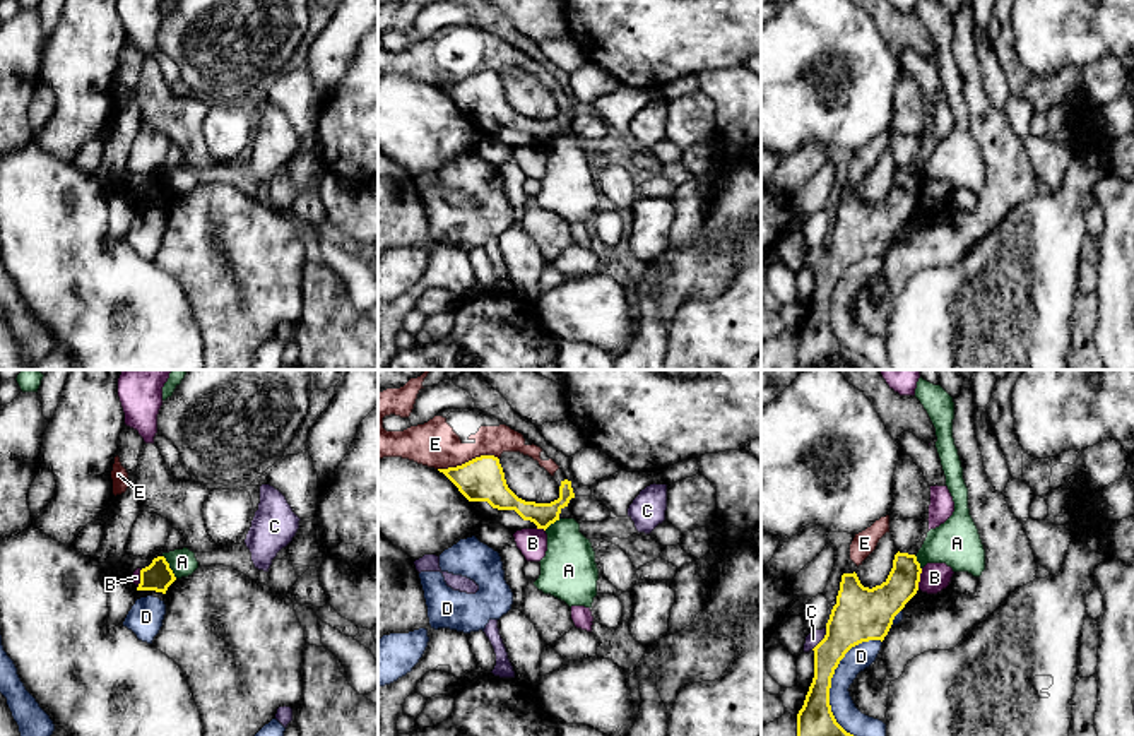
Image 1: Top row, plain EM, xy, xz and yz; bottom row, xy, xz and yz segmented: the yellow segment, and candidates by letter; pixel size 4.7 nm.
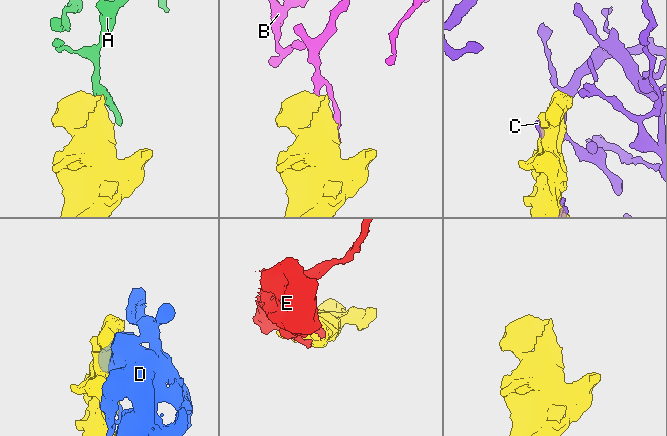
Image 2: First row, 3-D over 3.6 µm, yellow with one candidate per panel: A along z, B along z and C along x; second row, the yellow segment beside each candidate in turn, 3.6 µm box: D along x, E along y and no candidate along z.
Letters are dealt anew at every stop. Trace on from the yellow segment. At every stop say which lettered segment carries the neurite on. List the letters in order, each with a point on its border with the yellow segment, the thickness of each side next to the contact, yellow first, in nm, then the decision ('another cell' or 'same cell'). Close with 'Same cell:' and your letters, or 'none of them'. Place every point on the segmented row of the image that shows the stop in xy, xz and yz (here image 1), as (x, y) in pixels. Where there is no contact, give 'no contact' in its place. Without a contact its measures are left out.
A: contact xy (168, 567); calibres 140 and 120 nm; another cell
B: contact yz (919, 579); calibres 190 and 140 nm; another cell
C: contact yz (823, 639); calibres 260 and 70 nm; another cell
D: contact yz (830, 680); calibres 180 and 120 nm; another cell
E: contact xz (469, 461); calibres 200 and 220 nm; same cell
Same cell: E

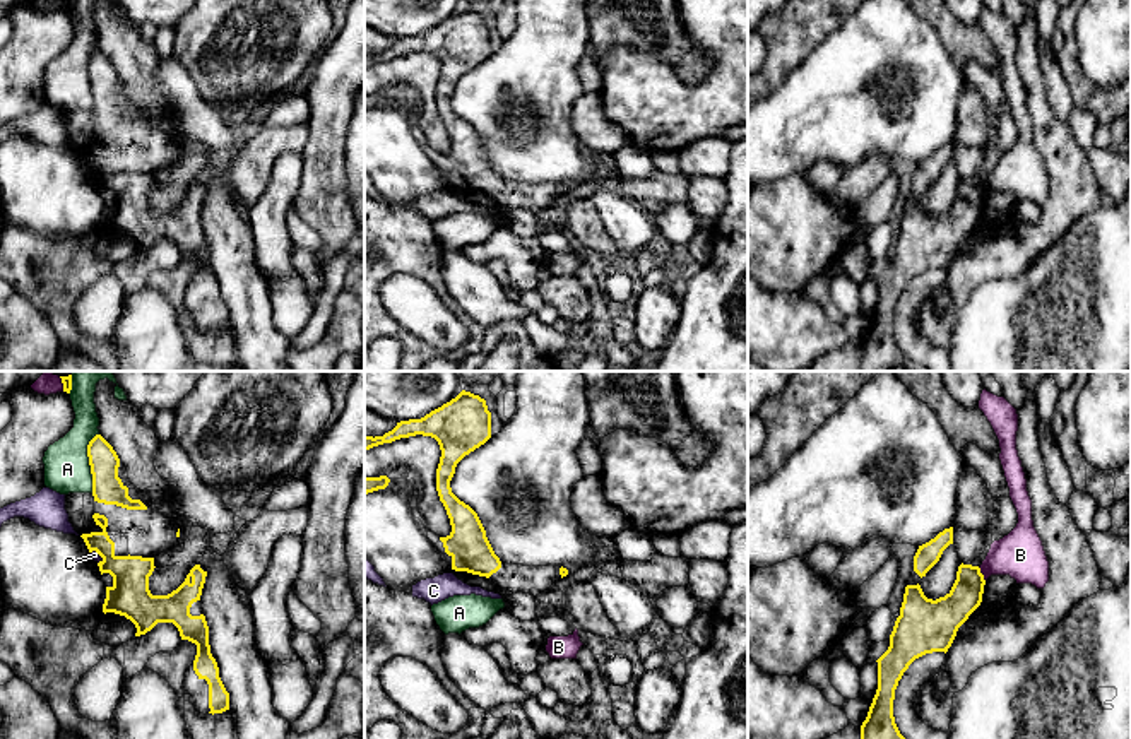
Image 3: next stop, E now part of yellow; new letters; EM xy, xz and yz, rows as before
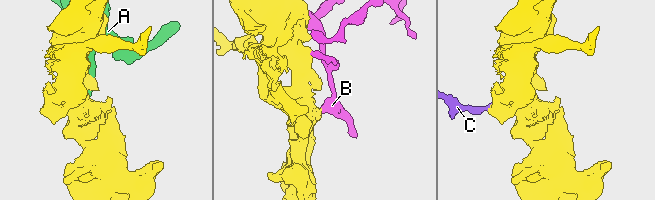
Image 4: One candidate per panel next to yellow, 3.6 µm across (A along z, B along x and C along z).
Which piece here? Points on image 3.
A: contact xy (89, 462); calibres 140 and 220 nm; another cell
B: contact yz (981, 573); calibres 170 and 220 nm; another cell
C: contact xy (98, 553); calibres 190 and 40 nm; another cell
Same cell: none of them

